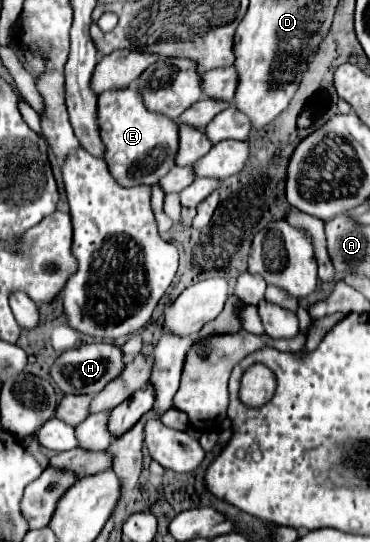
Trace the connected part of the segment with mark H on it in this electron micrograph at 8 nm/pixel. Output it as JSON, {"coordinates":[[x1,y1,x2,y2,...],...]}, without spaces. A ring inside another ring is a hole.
{"coordinates":[[84,343,78,349,64,351,50,367,50,377,64,395,96,395,124,369,122,351,114,343]]}

